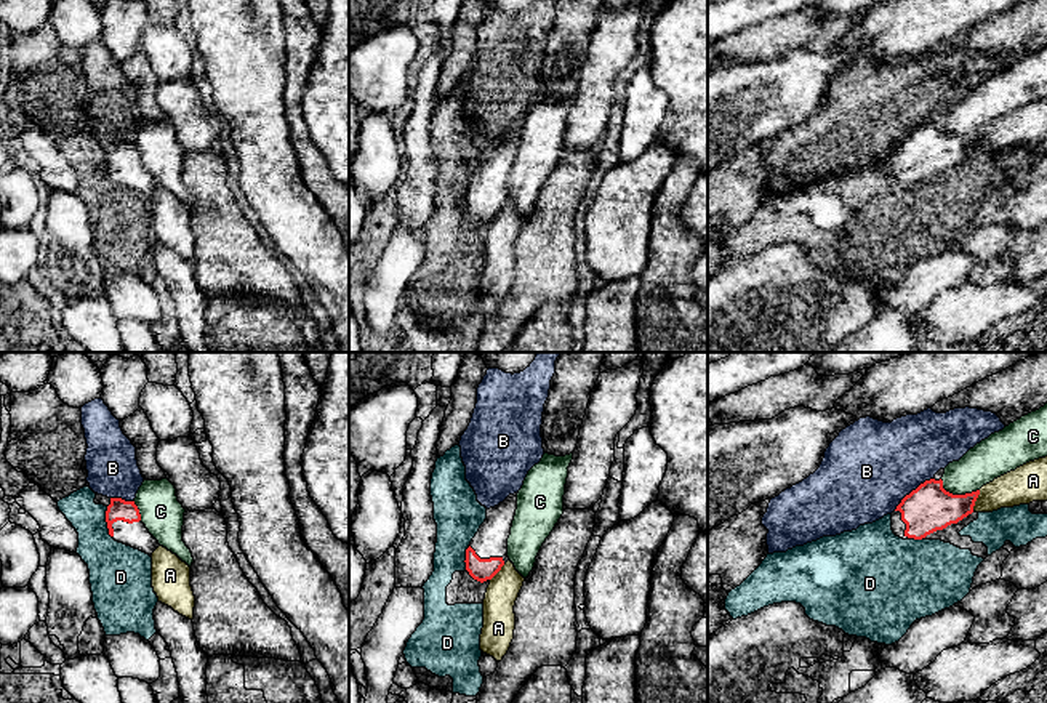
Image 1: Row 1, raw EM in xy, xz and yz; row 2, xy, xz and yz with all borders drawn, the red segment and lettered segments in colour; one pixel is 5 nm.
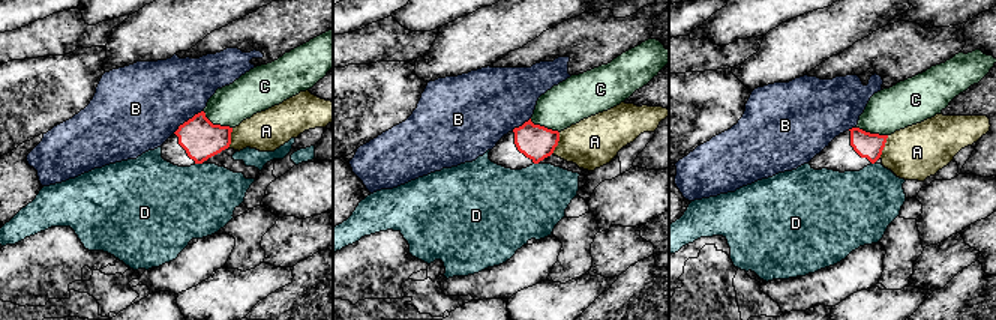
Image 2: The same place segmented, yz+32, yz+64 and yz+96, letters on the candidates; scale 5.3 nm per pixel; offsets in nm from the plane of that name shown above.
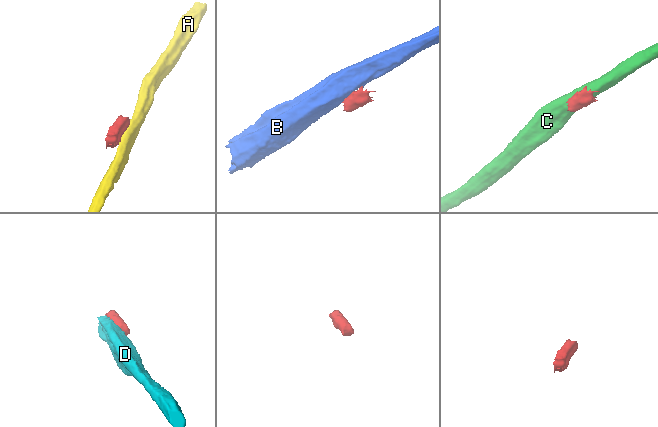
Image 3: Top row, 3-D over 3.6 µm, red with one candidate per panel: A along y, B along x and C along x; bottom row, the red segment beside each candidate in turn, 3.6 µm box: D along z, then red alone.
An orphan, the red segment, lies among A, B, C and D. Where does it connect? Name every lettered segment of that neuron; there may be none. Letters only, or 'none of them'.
none of them

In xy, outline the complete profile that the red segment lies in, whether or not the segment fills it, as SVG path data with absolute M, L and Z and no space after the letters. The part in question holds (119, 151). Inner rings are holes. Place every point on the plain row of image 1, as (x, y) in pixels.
M110 139L106 152L109 176L126 187L139 191L149 197L160 187L141 163L141 155L134 143Z

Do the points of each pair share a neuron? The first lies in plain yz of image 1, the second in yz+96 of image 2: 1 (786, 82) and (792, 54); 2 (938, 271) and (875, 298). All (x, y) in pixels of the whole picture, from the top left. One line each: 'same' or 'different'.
1: different
2: different

